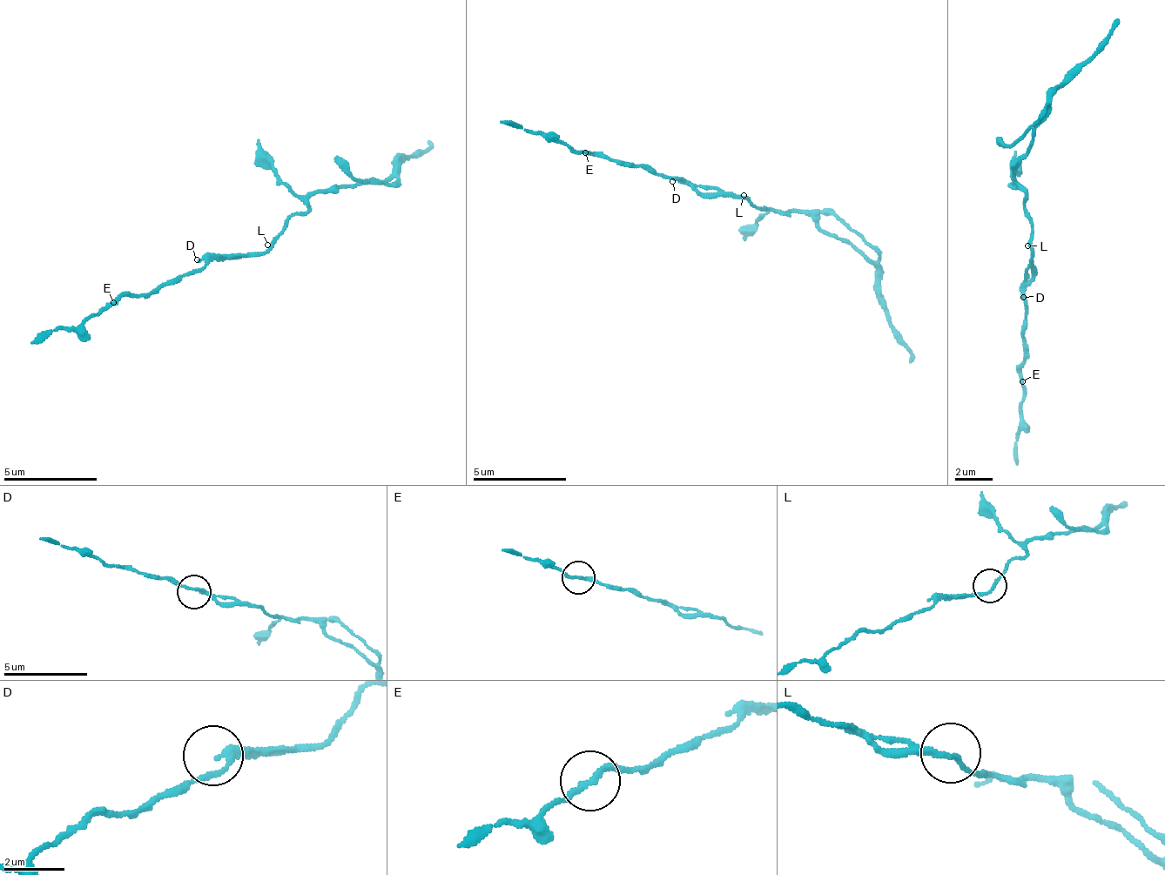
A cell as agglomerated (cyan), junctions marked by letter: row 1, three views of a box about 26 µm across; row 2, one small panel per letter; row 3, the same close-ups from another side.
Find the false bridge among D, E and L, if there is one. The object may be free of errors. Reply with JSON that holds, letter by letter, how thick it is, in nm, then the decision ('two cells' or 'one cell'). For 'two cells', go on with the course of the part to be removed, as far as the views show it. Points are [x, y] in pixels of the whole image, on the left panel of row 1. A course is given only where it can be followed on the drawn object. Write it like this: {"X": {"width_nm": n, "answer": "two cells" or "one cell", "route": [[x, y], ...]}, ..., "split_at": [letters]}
{"D": {"width_nm": 170, "answer": "one cell"}, "E": {"width_nm": 190, "answer": "one cell"}, "L": {"width_nm": 150, "answer": "one cell"}, "split_at": []}

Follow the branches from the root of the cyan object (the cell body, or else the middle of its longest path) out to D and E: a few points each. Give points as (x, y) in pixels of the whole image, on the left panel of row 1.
D: (267, 247), (263, 252), (197, 259)
E: (267, 247), (263, 252), (201, 259), (173, 280), (150, 292), (121, 294), (111, 303)

